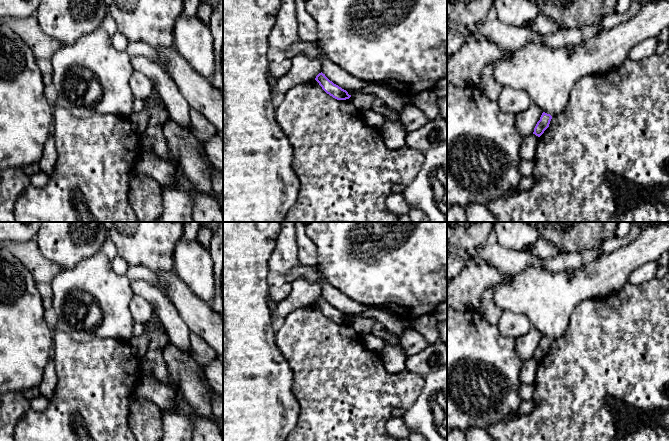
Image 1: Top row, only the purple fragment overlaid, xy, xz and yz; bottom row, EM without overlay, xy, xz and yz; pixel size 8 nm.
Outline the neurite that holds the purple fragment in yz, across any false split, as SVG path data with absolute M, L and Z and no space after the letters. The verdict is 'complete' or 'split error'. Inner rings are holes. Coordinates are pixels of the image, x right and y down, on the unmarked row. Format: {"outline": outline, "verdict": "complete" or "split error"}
{"outline": "M545 336L542 337L540 344L537 346L533 358L540 361L544 355L549 351L552 340Z", "verdict": "complete"}

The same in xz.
{"outline": "M322 296L316 300L315 304L327 318L337 324L346 324L351 321L346 314L334 308Z", "verdict": "complete"}

